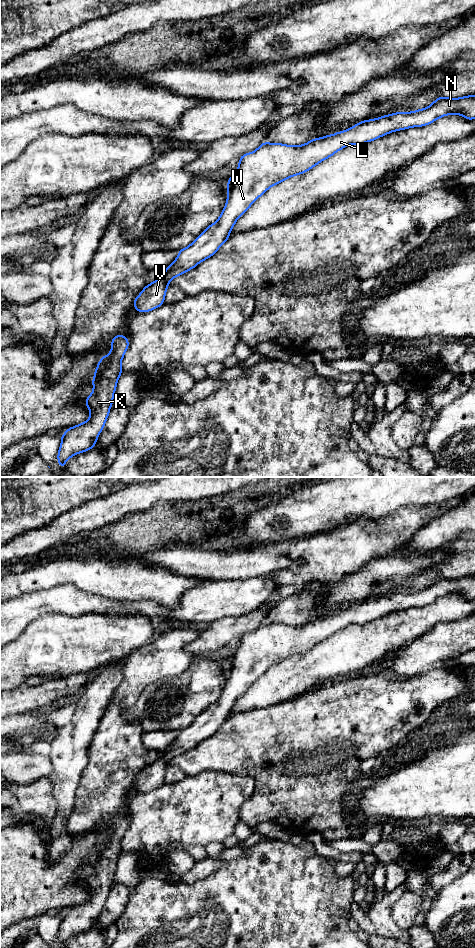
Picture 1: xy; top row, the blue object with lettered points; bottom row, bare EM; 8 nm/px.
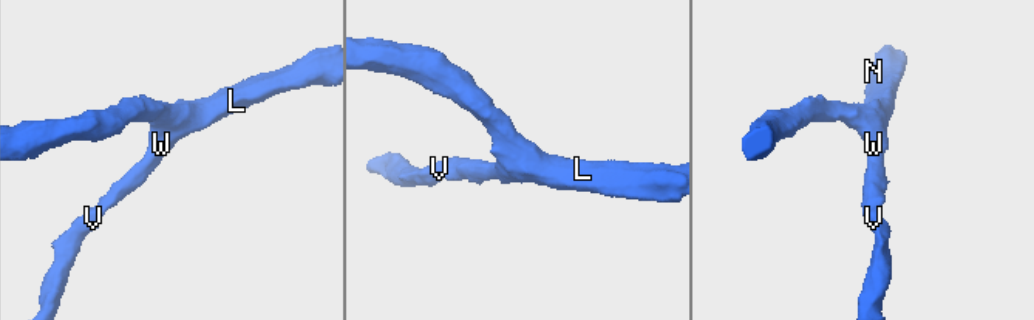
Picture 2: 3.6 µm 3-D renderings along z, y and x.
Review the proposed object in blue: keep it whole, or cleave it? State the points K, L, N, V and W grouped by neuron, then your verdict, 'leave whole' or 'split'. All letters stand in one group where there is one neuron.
groups K L N V W; leave whole

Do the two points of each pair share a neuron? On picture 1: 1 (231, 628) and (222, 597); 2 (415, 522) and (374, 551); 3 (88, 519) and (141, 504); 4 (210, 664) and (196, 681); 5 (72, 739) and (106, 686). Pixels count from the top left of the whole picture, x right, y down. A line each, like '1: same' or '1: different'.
1: different
2: same
3: same
4: same
5: same

